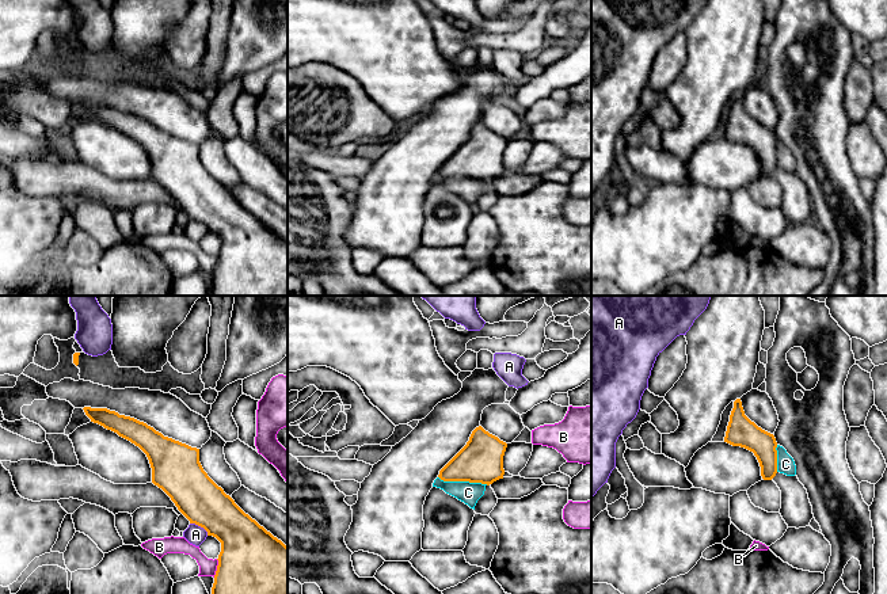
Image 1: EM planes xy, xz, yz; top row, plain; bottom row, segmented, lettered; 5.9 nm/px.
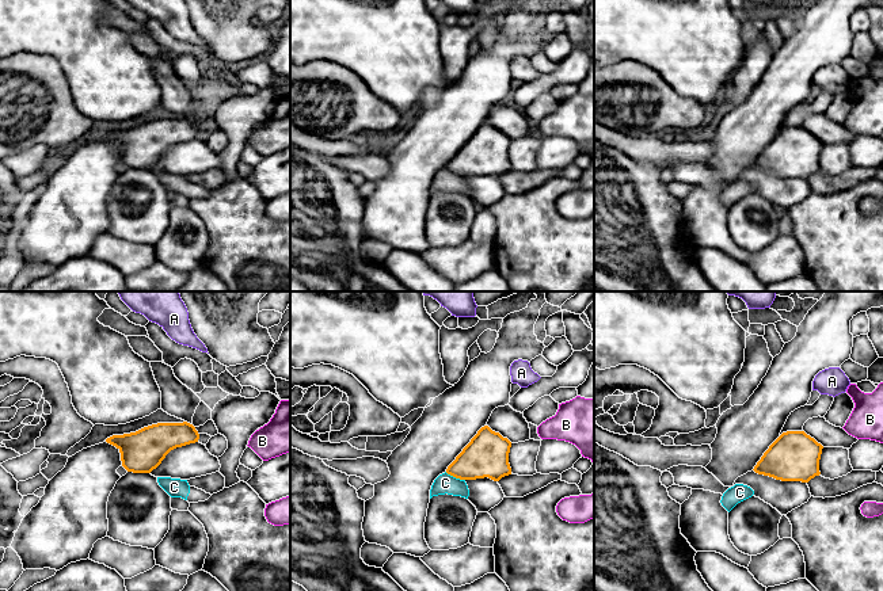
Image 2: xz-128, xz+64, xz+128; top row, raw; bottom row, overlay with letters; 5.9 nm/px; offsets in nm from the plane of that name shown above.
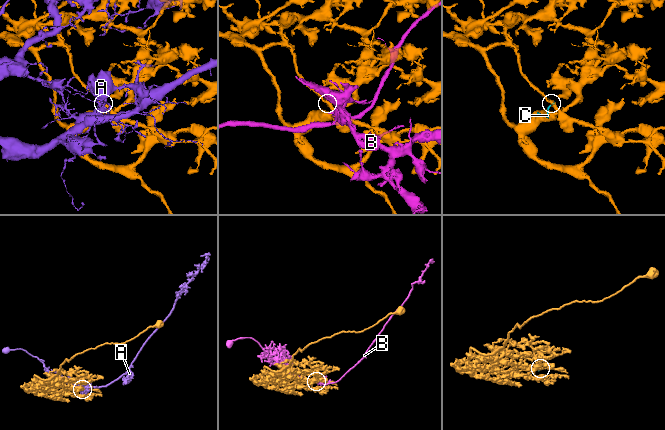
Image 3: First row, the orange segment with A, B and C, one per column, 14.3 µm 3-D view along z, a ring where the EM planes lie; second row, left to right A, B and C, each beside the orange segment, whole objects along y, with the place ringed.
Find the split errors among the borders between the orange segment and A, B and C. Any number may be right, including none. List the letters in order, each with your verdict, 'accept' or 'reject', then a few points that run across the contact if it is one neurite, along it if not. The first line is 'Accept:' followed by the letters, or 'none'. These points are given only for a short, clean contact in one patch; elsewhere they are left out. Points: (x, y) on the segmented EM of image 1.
Accept: none
A: reject
B: reject
C: reject | xz (438, 476), (444, 480), (468, 480), (487, 484)

